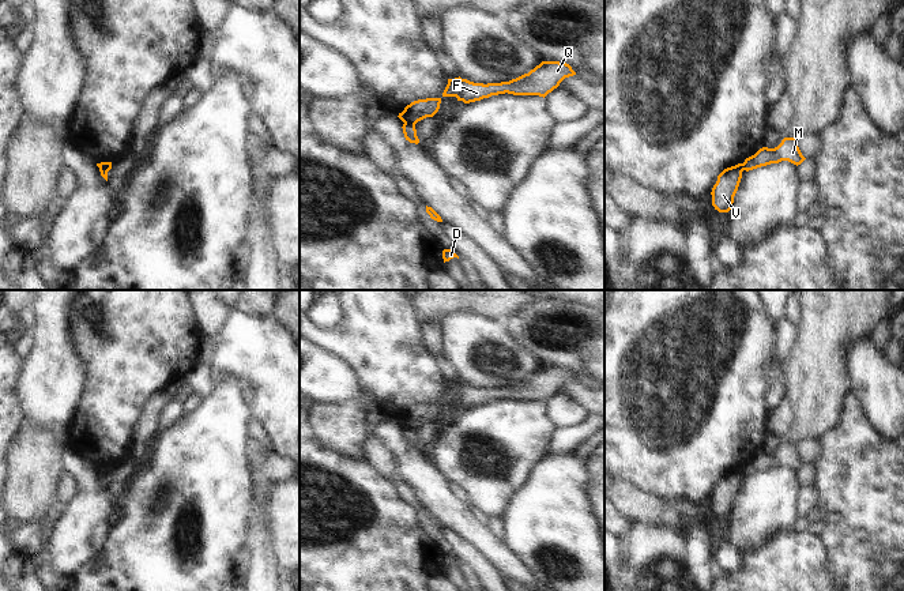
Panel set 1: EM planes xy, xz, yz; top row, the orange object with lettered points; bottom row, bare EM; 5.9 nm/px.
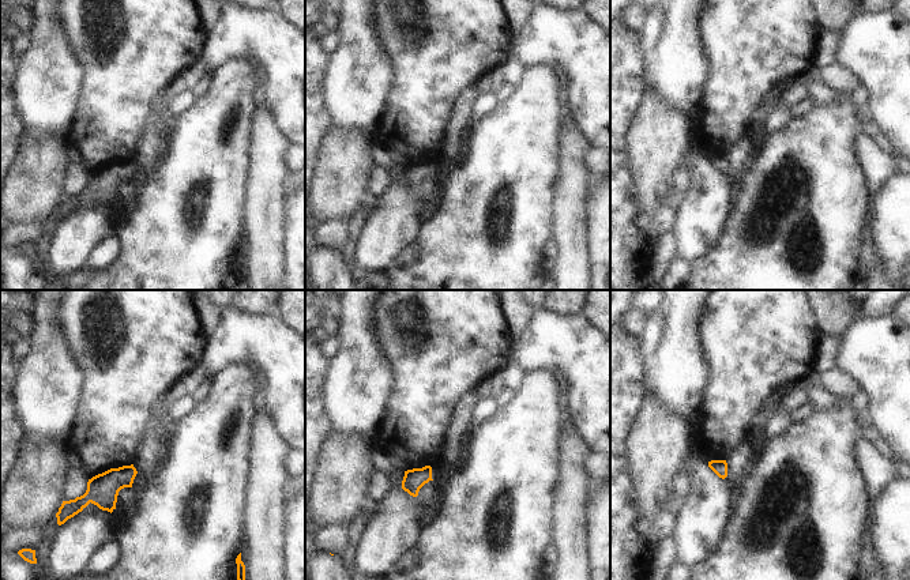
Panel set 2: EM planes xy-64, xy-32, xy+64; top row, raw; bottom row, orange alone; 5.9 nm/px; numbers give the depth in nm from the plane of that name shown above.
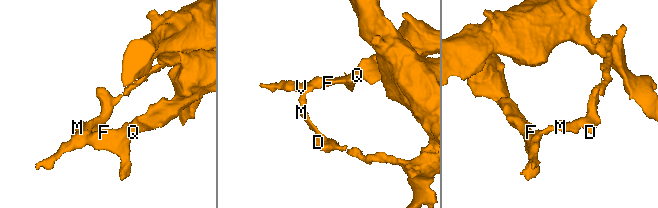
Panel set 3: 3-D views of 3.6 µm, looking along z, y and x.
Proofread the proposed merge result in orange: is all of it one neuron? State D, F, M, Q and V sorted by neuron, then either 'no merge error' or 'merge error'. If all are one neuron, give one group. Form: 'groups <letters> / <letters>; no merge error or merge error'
groups D M / F Q V; merge error

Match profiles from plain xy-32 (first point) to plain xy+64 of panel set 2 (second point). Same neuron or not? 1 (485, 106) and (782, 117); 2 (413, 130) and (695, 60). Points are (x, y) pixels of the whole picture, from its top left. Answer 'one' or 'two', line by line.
1: one
2: two

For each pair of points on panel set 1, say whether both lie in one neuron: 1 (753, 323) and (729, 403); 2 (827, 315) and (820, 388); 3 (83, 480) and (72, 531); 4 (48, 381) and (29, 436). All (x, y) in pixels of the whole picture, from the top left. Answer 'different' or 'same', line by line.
1: same
2: same
3: same
4: different

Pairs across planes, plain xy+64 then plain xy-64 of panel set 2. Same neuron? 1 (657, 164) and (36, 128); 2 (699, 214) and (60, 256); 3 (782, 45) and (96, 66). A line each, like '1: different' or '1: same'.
1: different
2: same
3: same

